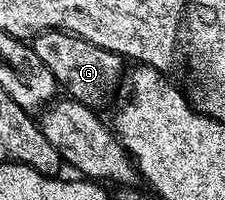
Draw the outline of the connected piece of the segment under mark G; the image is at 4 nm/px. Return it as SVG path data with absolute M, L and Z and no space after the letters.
M42 32L38 36L31 37L30 43L34 54L50 66L50 74L54 74L57 85L64 88L69 97L89 106L97 106L103 100L111 98L120 79L125 79L126 61L124 57L114 54L110 50L102 50L102 46L94 46L86 42L81 36L74 36L71 32Z

